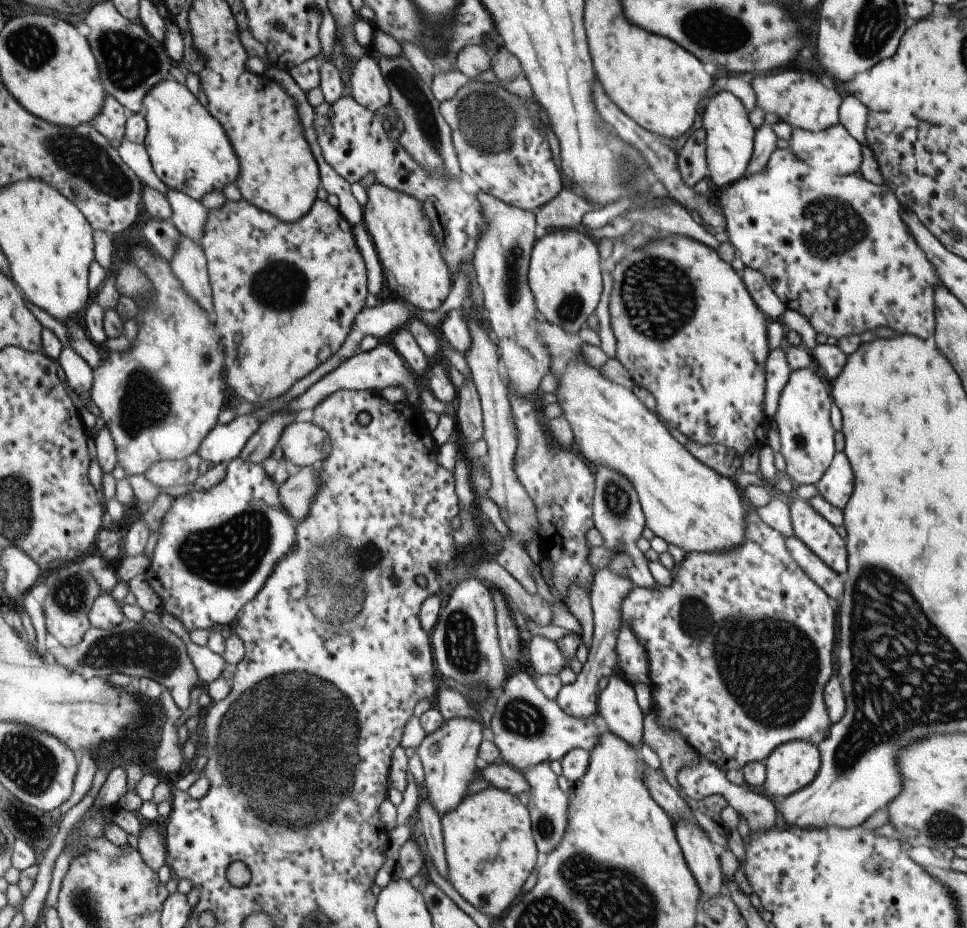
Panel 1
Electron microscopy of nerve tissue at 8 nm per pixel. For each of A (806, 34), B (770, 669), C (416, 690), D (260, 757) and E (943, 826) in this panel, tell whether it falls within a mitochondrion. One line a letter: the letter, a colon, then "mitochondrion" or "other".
A: other
B: mitochondrion
C: other
D: mitochondrion
E: mitochondrion

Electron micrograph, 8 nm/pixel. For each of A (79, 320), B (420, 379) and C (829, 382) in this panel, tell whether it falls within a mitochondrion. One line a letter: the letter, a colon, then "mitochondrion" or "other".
A: other
B: other
C: other

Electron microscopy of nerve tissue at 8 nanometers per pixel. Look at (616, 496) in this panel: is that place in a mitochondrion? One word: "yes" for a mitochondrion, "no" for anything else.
yes

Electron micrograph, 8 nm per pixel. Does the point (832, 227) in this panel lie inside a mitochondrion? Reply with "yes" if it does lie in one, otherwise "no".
yes

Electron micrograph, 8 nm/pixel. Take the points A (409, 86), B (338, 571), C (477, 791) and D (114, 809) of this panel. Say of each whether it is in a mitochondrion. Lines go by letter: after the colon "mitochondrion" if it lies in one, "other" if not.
A: mitochondrion
B: mitochondrion
C: other
D: other

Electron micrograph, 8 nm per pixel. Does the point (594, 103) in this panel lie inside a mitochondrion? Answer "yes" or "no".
no

